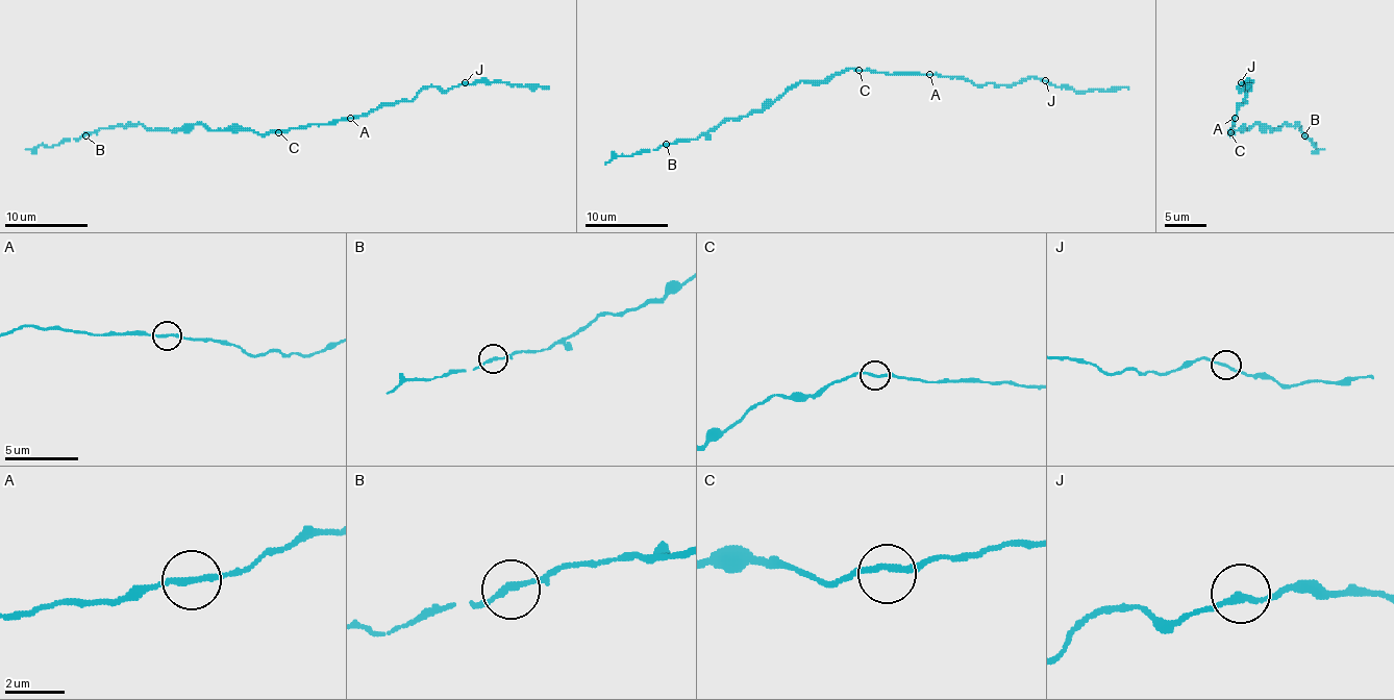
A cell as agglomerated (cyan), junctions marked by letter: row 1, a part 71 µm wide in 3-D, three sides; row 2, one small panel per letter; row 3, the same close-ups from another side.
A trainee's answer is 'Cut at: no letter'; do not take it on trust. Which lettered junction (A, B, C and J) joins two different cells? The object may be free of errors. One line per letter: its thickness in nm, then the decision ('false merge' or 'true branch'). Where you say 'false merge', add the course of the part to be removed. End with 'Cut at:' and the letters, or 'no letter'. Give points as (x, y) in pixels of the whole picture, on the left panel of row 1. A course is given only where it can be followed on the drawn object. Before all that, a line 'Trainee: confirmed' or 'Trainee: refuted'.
Trainee: confirmed
A: calibre 190 nm; true branch
B: calibre 180 nm; true branch
C: calibre 190 nm; true branch
J: calibre 180 nm; true branch
Cut at: no letter

